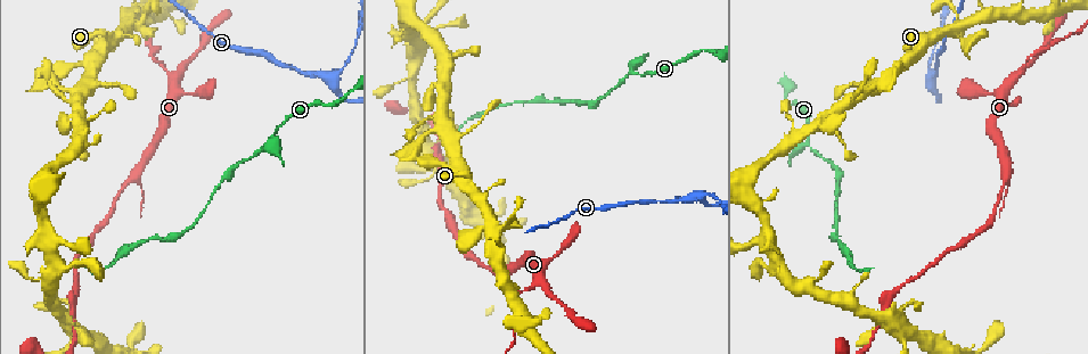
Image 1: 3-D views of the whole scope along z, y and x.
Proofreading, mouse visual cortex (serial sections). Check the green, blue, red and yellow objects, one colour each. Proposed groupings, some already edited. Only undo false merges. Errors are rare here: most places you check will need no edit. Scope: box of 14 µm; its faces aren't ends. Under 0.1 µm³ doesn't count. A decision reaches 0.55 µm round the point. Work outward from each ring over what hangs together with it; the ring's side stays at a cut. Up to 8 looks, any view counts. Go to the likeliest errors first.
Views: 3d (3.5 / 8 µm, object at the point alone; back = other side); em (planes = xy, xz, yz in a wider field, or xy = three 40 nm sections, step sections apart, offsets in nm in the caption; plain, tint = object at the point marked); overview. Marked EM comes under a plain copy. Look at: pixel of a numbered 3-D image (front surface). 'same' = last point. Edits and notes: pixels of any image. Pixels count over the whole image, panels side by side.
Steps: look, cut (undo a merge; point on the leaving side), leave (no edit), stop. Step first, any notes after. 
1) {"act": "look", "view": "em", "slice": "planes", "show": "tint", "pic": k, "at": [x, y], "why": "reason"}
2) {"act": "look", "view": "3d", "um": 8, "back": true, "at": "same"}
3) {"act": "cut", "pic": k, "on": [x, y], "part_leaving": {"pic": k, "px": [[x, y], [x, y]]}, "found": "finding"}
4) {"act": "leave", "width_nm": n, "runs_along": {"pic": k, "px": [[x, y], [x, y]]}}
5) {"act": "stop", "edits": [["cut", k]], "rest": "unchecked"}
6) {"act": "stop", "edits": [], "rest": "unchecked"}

{"act": "look", "view": "3d", "um": 3.5, "pic": 1, "at": [267, 145], "why": "sharp bend"}

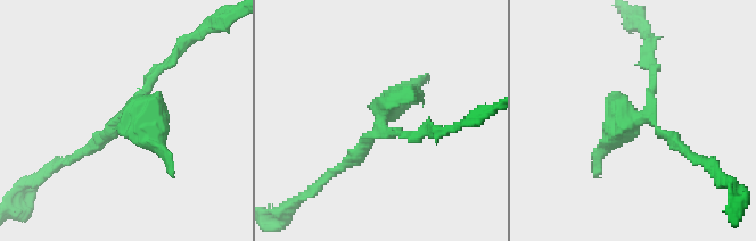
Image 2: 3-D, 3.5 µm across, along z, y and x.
{"act": "look", "view": "em", "slice": "planes", "show": "tint", "pic": 2, "at": [649, 115]}

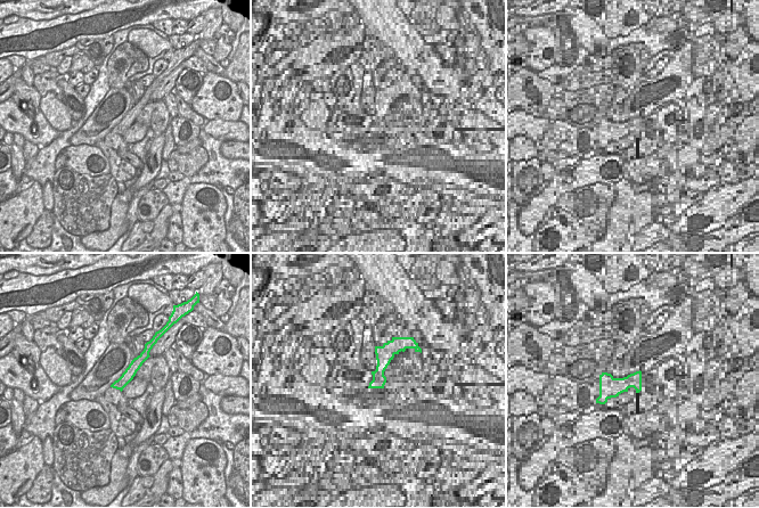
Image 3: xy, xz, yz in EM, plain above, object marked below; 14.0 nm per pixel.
{"act": "cut", "pic": 2, "on": [142, 117], "part_leaving": {"pic": 2, "px": [[125, 117], [159, 148], [174, 176]]}, "found": "two cells meet here"}

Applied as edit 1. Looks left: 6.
{"act": "look", "view": "overview", "why": "see it whole again"}

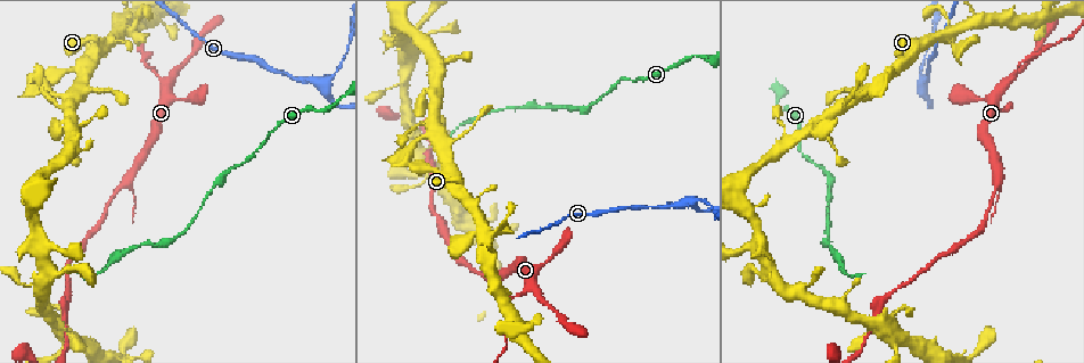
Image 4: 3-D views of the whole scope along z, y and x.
{"act": "look", "view": "3d", "um": 3.5, "pic": 4, "at": [923, 84], "why": "branch point"}

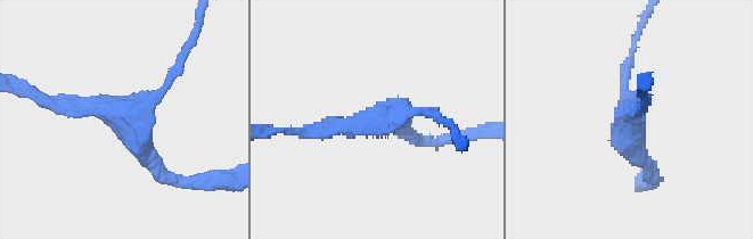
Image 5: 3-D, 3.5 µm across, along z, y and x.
{"act": "look", "view": "em", "slice": "xy", "step": 2, "show": "tint", "pic": 5, "at": [625, 117], "arms": 3, "arm_widths_nm": [150, 200, 200]}

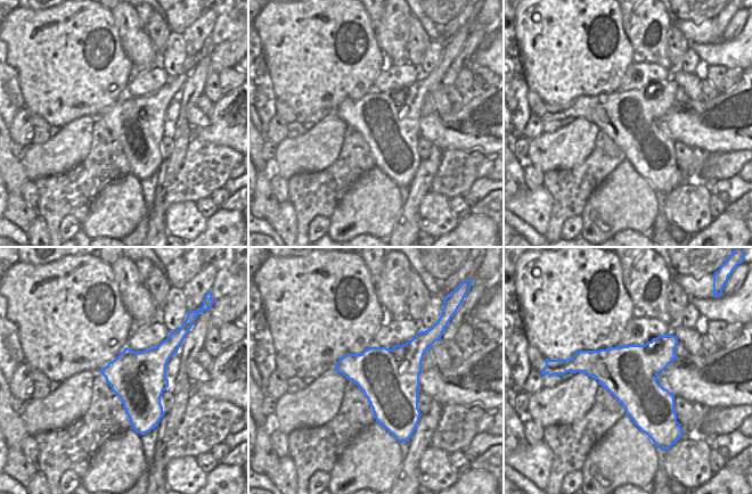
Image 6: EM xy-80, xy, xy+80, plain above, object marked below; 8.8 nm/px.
{"act": "leave", "runs_along": {"pic": 5, "px": [[54, 104], [134, 117], [180, 65]]}, "found": "one cell here"}

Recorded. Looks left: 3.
{"act": "look", "view": "3d", "um": 3.5, "pic": 4, "at": [1005, 79]}

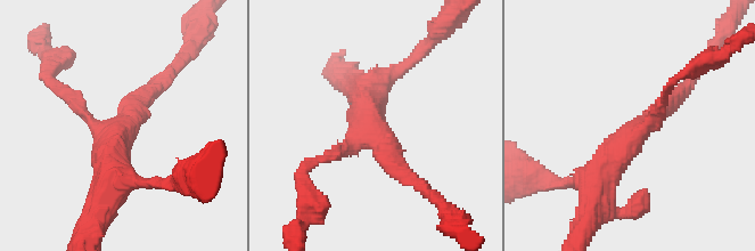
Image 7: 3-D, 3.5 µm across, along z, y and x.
{"act": "look", "view": "em", "slice": "xy", "step": 3, "show": "tint", "pic": 7, "at": [368, 127], "arms": 3, "arm_widths_nm": [150, 250, 450]}

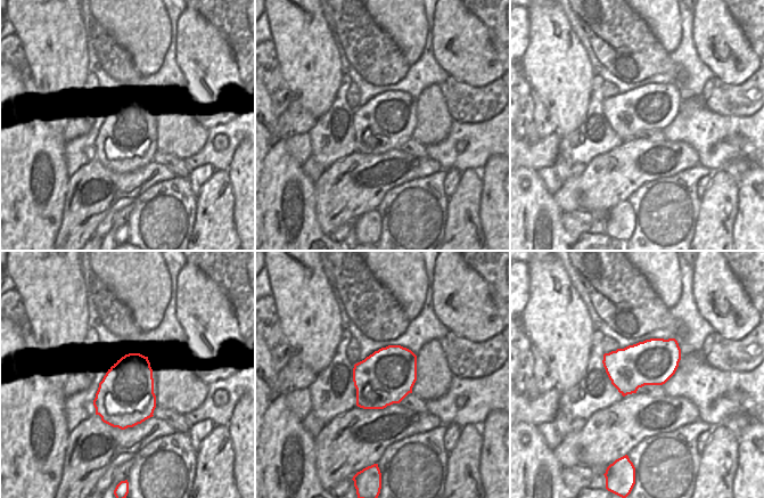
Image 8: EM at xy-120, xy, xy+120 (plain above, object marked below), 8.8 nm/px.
{"act": "cut", "pic": 7, "on": [60, 88], "part_leaving": {"pic": 7, "px": [[85, 115], [51, 83], [48, 56]]}, "found": "two cells meet here"}

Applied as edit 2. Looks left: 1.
{"act": "stop", "edits": [["cut", 2], ["cut", 7]], "rest": "unchecked"}

